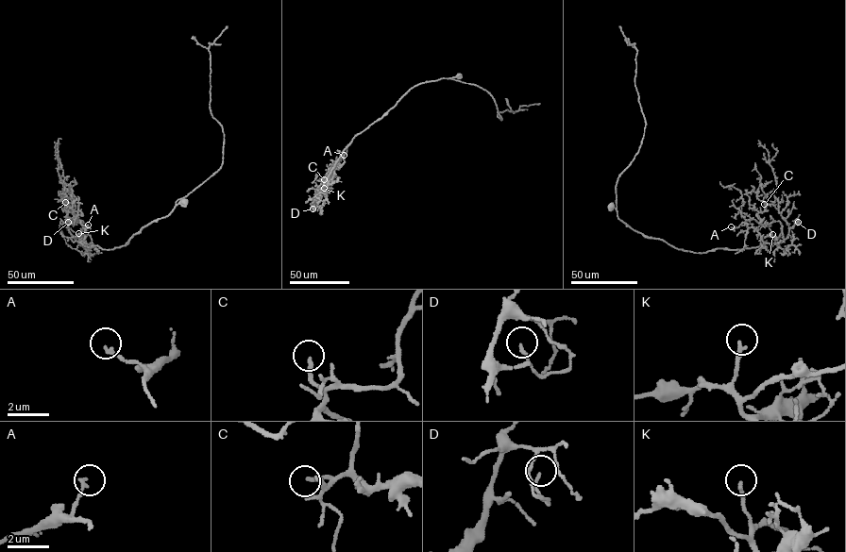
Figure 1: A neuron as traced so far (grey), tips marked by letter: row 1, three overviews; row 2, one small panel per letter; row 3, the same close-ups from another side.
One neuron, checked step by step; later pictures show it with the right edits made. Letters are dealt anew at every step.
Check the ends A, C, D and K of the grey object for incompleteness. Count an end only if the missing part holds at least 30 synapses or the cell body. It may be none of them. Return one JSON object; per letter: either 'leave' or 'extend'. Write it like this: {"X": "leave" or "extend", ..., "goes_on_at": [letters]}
{"A": "leave", "C": "leave", "D": "leave", "K": "extend", "goes_on_at": ["K"]}

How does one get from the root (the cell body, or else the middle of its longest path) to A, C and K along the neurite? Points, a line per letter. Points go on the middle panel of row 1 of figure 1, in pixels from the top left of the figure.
A: (459, 75), (414, 86), (381, 117), (355, 136), (326, 182), (331, 180), (336, 160), (344, 155)
C: (459, 75), (414, 86), (381, 117), (355, 136), (331, 171), (320, 194), (313, 200), (325, 187), (324, 179)
K: (459, 75), (414, 86), (381, 117), (355, 136), (336, 162), (324, 188)

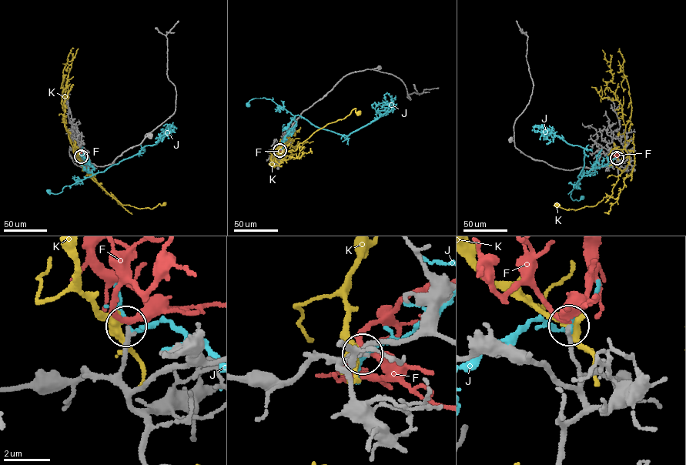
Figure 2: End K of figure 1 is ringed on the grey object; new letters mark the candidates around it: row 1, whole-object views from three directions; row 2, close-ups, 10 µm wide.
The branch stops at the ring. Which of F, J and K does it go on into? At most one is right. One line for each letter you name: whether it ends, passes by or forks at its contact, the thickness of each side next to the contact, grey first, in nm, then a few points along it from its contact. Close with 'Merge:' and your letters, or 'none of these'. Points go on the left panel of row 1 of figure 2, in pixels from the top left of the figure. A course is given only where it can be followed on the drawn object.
F: it passes by; calibres 170 and 240 nm
Merge: F

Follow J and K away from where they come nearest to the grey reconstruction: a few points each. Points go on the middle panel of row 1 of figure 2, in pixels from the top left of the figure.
J: (279, 150), (283, 147), (285, 136), (296, 125), (294, 116), (265, 98), (254, 98), (248, 105)
K: (279, 150), (280, 143), (272, 161), (281, 152), (295, 151), (316, 131), (343, 118), (355, 108), (359, 113)

